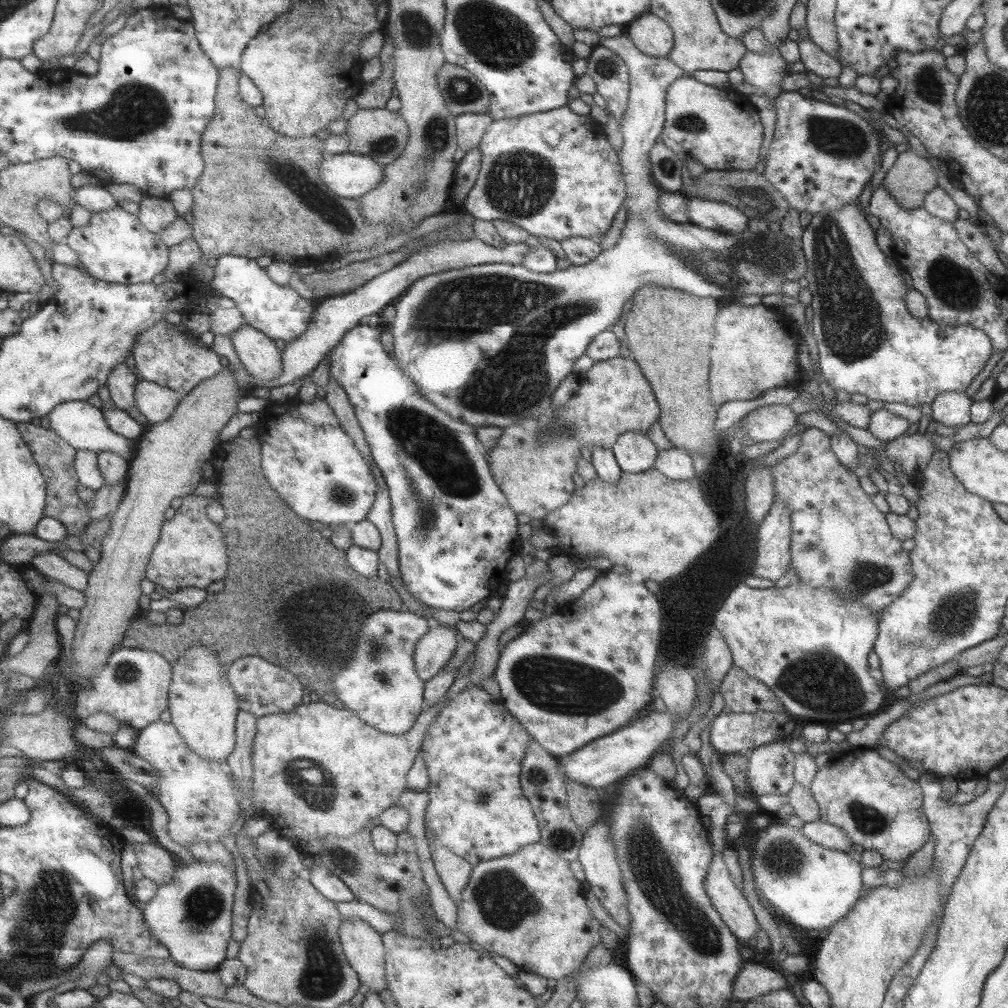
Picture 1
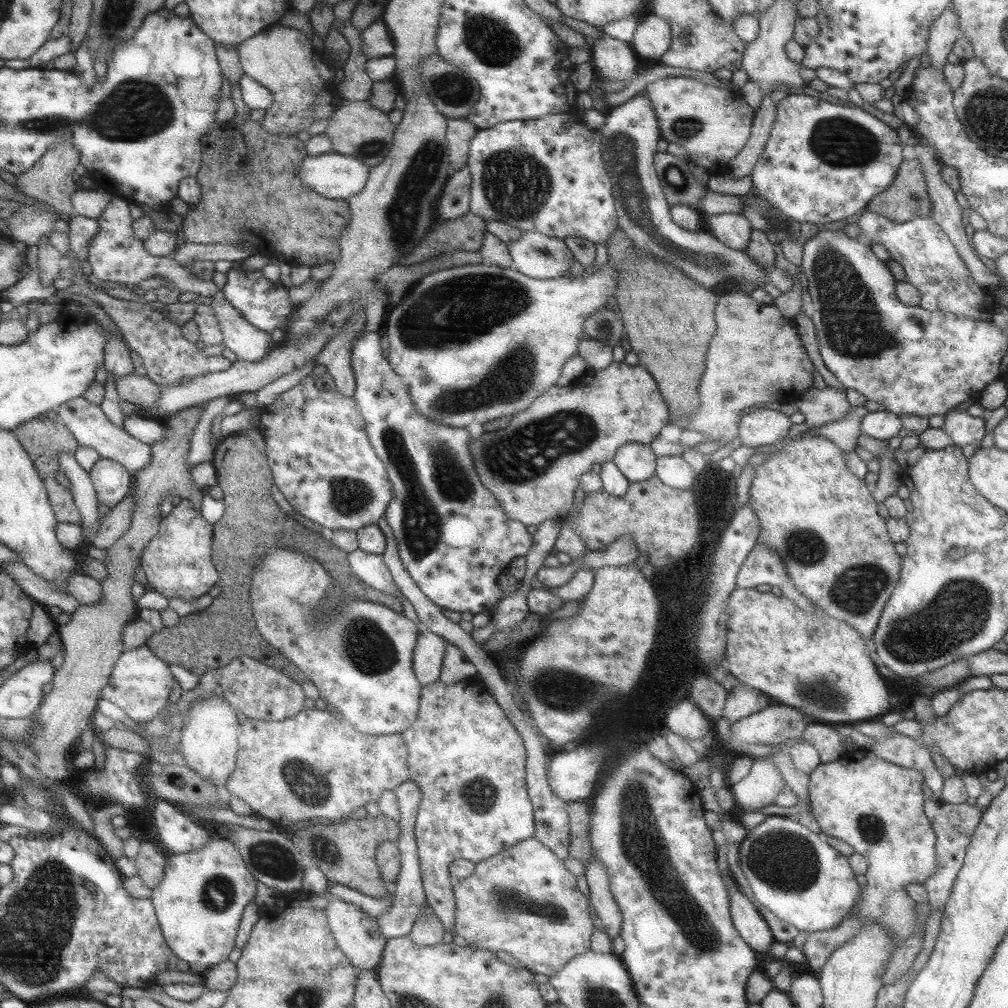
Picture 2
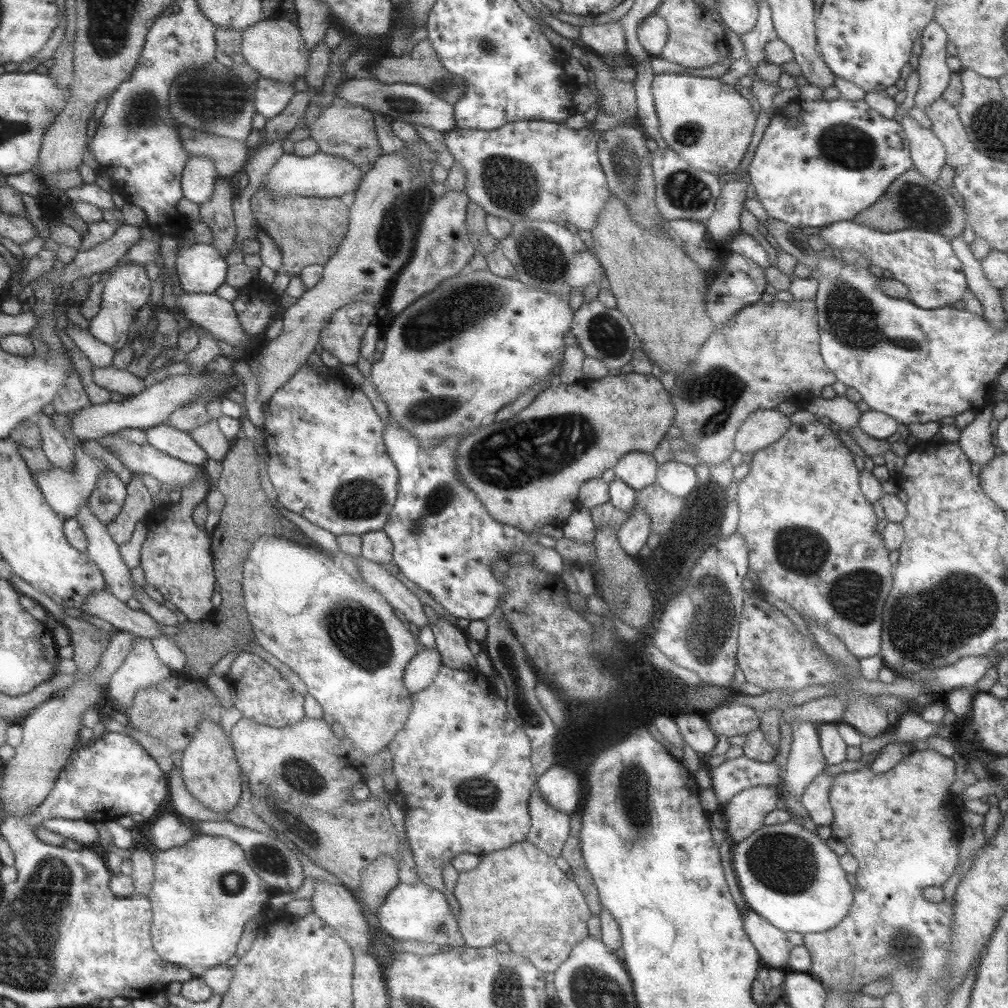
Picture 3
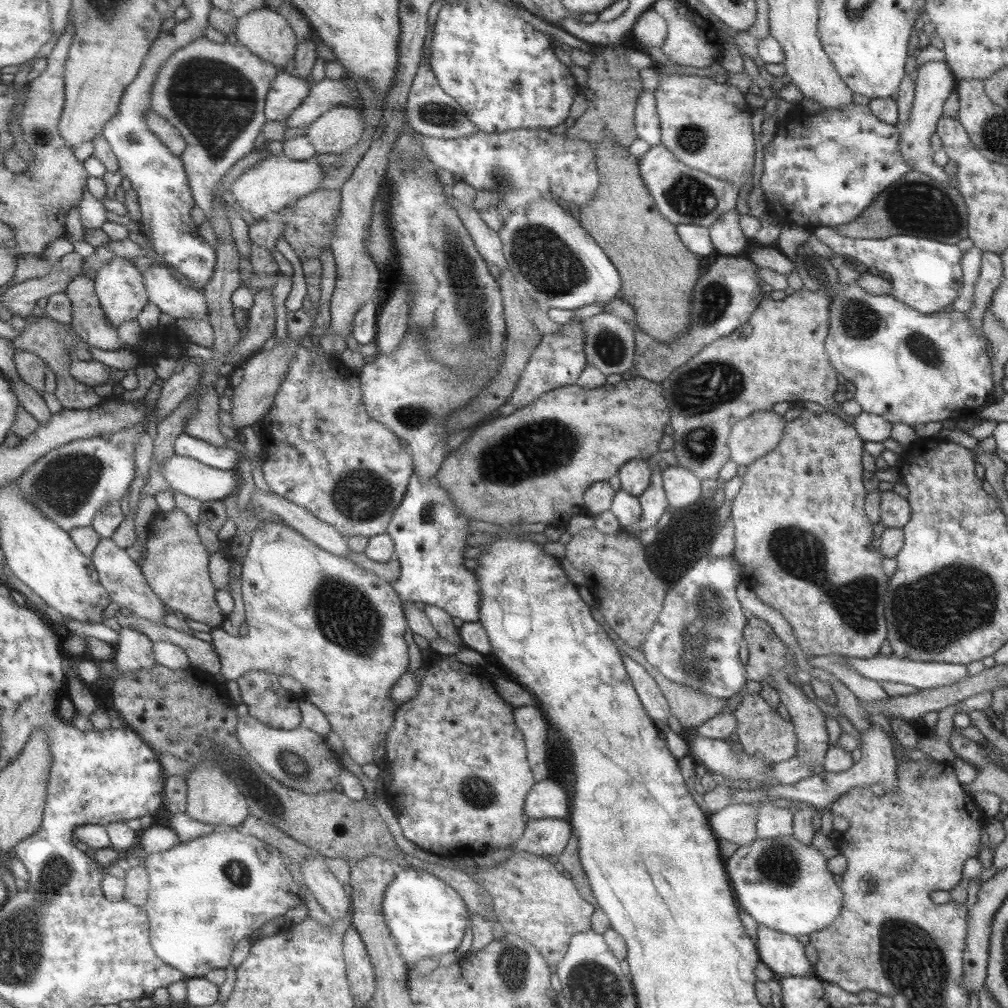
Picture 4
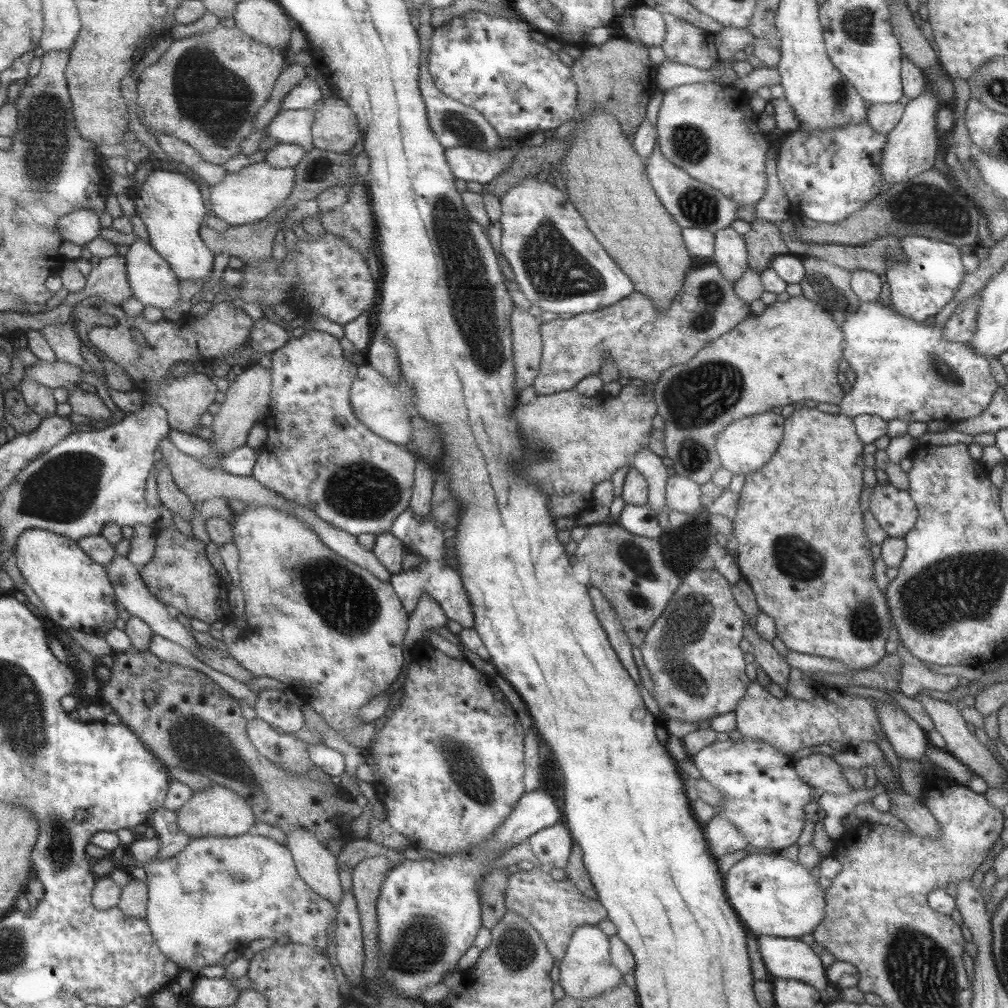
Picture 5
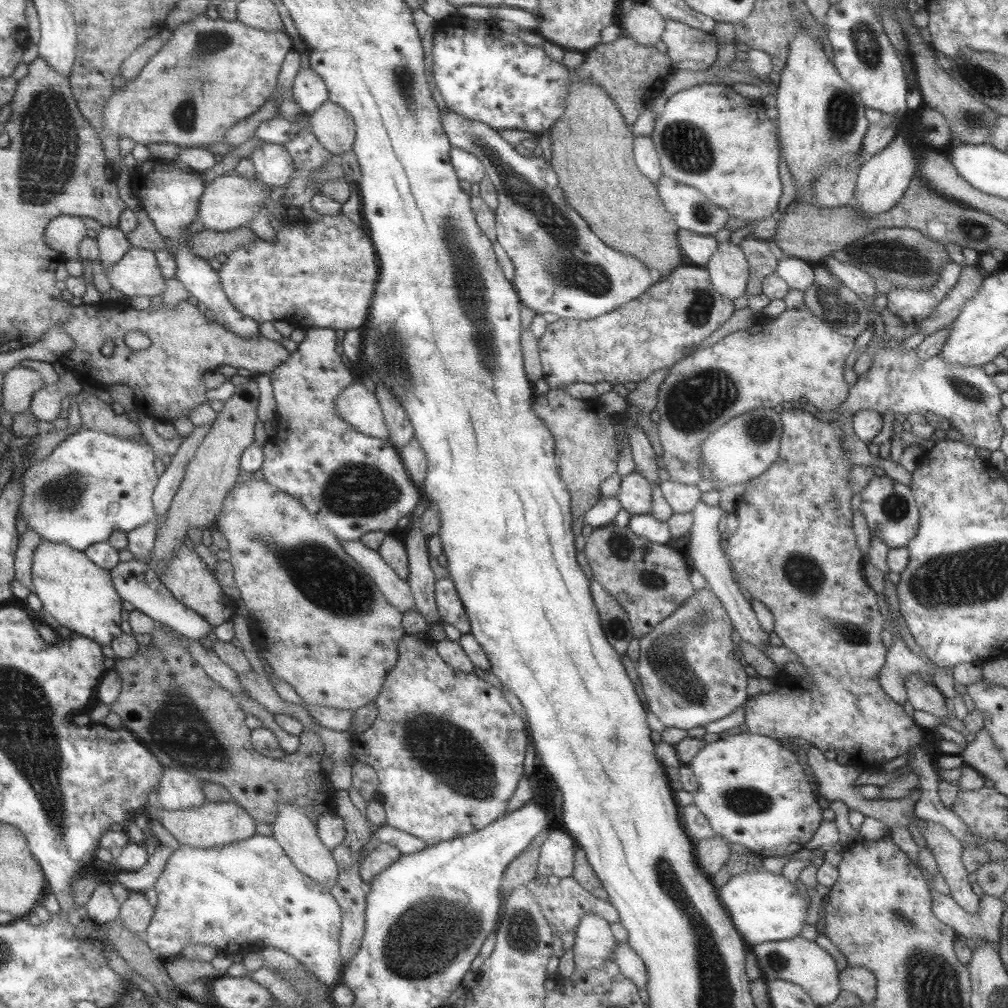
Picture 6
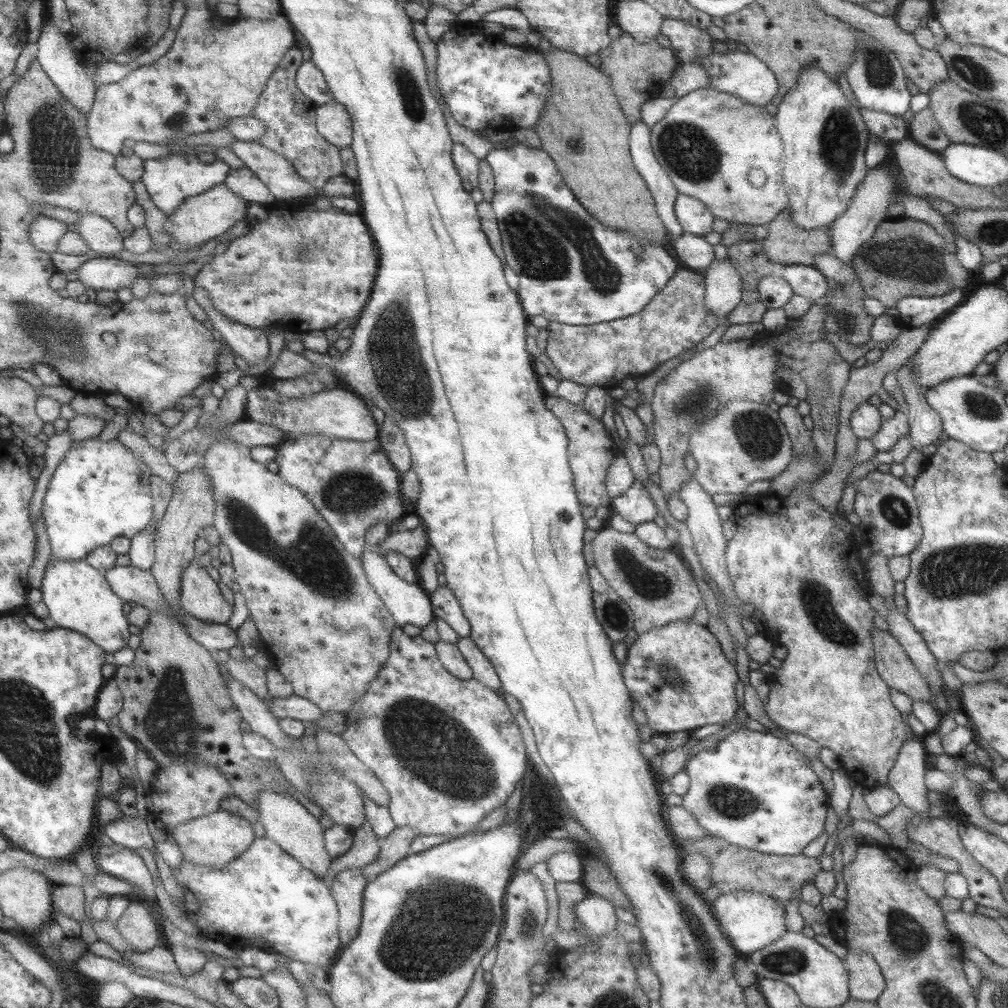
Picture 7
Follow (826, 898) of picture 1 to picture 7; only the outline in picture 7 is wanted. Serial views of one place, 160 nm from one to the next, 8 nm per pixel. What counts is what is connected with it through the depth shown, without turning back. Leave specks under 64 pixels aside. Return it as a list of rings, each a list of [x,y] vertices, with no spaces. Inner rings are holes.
[[[737,890],[737,892],[717,896],[712,901],[711,908],[716,921],[720,924],[721,932],[740,956],[762,949],[787,931],[785,911],[769,895]]]

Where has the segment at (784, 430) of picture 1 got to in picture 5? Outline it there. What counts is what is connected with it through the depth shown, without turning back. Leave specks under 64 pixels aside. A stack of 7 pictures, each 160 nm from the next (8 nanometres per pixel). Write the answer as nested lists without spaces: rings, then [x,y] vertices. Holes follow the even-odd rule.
[[[768,411],[731,421],[717,437],[715,445],[720,466],[732,474],[754,473],[761,468],[776,451],[782,439],[784,417]]]

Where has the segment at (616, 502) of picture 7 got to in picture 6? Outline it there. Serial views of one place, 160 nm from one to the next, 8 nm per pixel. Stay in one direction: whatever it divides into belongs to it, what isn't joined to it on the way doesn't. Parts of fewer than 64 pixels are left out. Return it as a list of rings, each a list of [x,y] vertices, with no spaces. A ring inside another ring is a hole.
[[[630,472],[620,480],[616,497],[620,507],[630,515],[647,514],[651,506],[651,484],[640,473]]]

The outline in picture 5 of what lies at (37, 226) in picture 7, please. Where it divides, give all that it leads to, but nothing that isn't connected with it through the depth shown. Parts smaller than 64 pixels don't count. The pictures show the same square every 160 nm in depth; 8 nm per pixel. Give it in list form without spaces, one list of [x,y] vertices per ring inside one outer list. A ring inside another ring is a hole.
[[[89,209],[68,212],[57,221],[57,232],[65,242],[82,246],[98,236],[99,214]]]

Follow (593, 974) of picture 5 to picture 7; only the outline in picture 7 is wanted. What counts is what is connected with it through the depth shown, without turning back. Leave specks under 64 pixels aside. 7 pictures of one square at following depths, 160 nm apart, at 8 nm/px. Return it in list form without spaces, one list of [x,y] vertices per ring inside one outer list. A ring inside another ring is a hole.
[[[585,896],[572,906],[574,916],[582,922],[588,934],[609,934],[614,932],[618,922],[614,913],[614,906],[602,896]]]

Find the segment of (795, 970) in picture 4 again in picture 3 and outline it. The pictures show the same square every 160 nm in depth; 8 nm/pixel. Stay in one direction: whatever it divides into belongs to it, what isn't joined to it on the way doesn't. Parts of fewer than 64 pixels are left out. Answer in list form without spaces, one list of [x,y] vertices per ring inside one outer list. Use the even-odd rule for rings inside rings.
[[[749,908],[742,912],[742,923],[745,934],[755,947],[760,960],[769,968],[785,970],[787,955],[792,947],[785,933]]]

